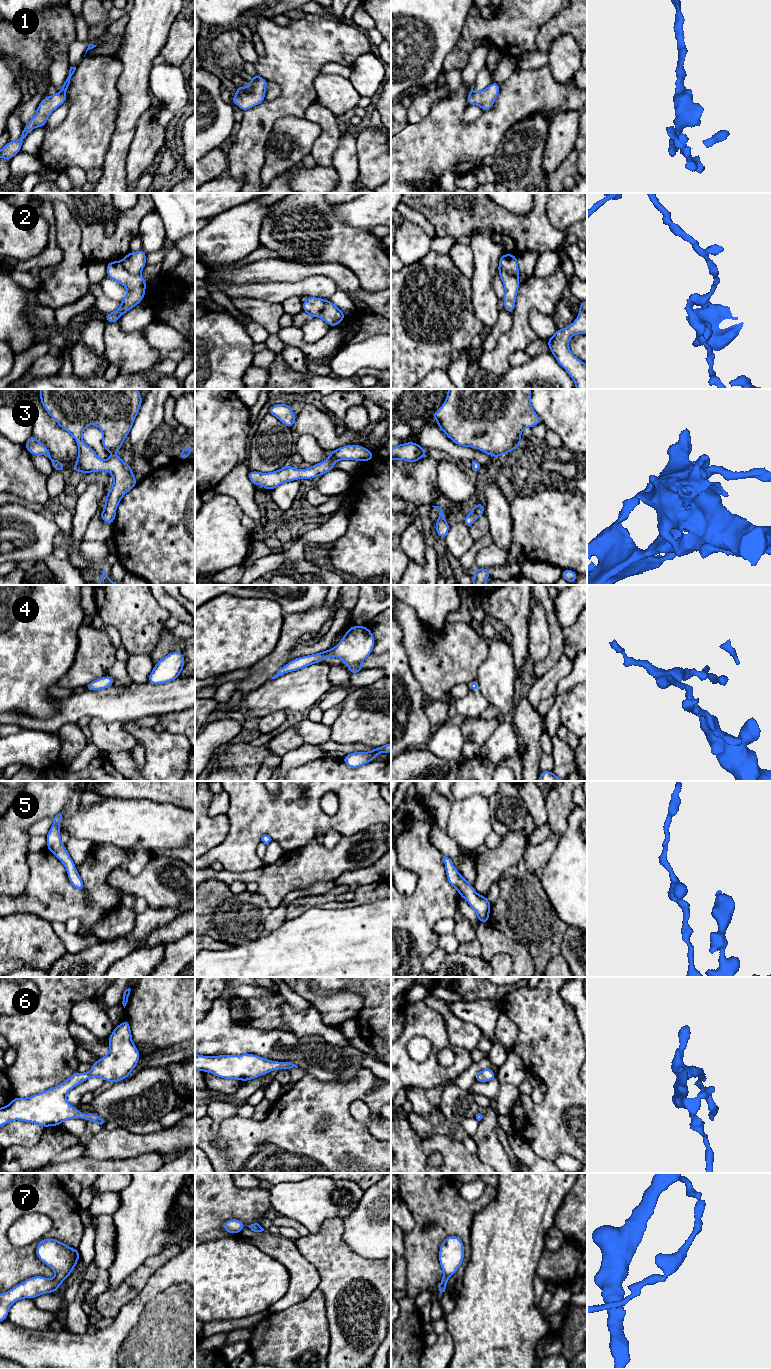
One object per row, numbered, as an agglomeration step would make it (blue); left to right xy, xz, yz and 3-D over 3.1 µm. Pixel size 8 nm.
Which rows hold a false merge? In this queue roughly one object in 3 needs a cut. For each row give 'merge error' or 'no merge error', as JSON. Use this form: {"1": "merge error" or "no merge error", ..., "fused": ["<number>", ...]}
{"1": "no merge error", "2": "merge error", "3": "no merge error", "4": "no merge error", "5": "no merge error", "6": "no merge error", "7": "no merge error", "fused": ["2"]}

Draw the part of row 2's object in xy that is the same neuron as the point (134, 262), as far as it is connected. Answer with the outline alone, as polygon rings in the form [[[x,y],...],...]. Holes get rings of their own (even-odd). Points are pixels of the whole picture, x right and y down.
[[[142,249],[137,252],[129,252],[122,260],[124,268],[133,275],[140,275],[146,265],[146,255]]]

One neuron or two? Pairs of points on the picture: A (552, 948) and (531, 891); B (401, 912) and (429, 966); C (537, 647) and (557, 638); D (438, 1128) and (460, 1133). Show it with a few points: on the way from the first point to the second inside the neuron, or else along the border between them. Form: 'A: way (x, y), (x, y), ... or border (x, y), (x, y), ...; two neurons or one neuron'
A: way (542, 934), (531, 920), (531, 905); one neuron
B: border (437, 944), (422, 966); two neurons
C: border (547, 618), (550, 632), (550, 651), (539, 662); two neurons
D: way (443, 1128), (455, 1131); one neuron

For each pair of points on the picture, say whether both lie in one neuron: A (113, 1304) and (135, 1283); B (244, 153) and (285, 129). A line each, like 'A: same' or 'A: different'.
A: same
B: different

